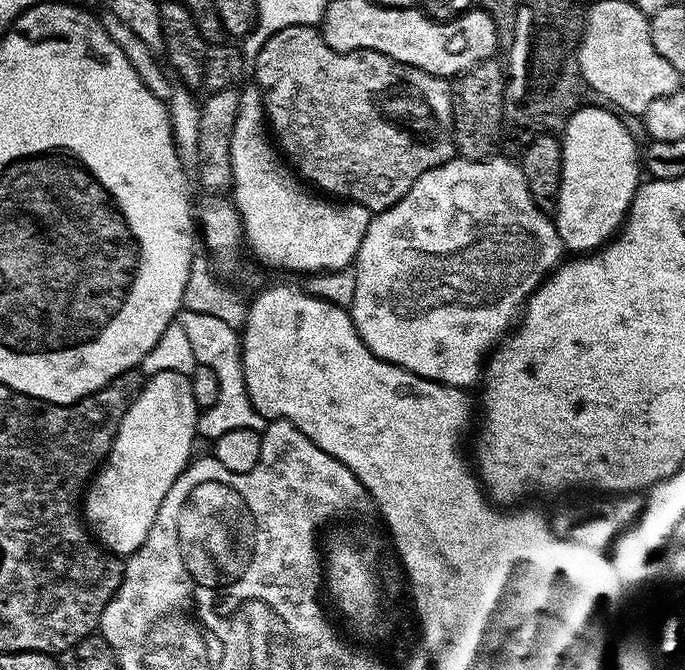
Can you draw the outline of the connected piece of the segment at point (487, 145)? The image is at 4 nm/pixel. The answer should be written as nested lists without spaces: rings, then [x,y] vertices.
[[[499,59],[482,60],[467,72],[461,72],[451,81],[452,89],[452,137],[456,139],[459,155],[466,160],[487,160],[493,155],[500,140],[500,127],[506,124],[504,114],[505,69],[500,69]]]

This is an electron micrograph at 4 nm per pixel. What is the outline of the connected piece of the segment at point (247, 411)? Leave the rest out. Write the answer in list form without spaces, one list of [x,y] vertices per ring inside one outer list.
[[[184,308],[179,313],[178,321],[190,341],[197,364],[205,364],[207,368],[214,370],[214,378],[218,378],[218,402],[197,415],[197,433],[201,437],[205,436],[205,441],[208,442],[222,438],[222,434],[229,430],[254,430],[263,433],[266,417],[253,406],[244,381],[242,340],[237,329],[226,326],[226,322],[221,322],[210,314],[198,314],[198,310],[189,308]]]

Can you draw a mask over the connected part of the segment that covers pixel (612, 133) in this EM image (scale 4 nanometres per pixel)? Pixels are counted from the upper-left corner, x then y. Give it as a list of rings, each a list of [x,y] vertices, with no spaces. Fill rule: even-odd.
[[[581,106],[577,108],[575,114],[568,119],[568,123],[565,124],[562,129],[562,143],[564,146],[562,150],[562,186],[560,187],[558,202],[556,203],[554,223],[565,249],[572,254],[587,254],[597,251],[603,248],[604,245],[619,232],[621,224],[624,223],[627,217],[628,207],[632,205],[632,199],[634,198],[636,189],[639,188],[642,183],[642,156],[638,151],[638,144],[636,148],[636,140],[632,137],[631,130],[619,120],[621,117],[617,115],[611,107],[603,107],[604,108],[587,108],[587,106]]]

